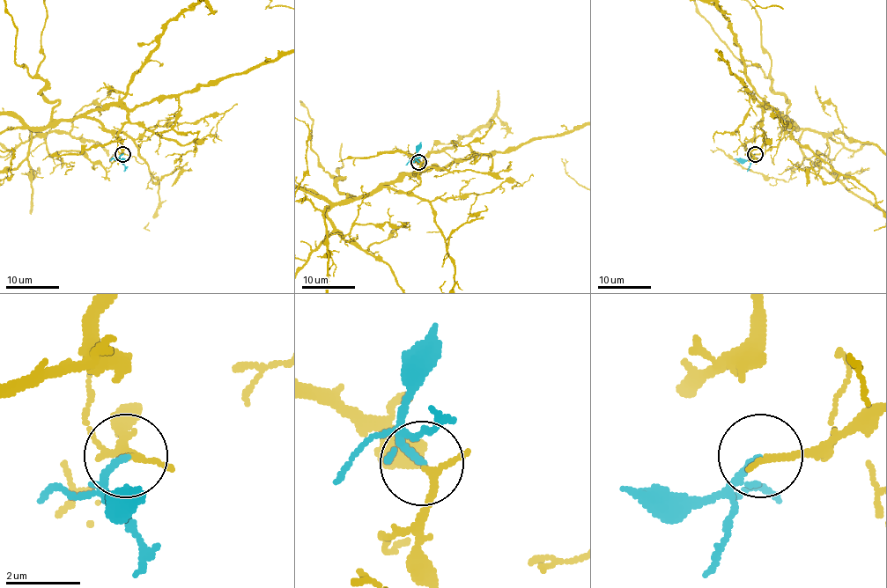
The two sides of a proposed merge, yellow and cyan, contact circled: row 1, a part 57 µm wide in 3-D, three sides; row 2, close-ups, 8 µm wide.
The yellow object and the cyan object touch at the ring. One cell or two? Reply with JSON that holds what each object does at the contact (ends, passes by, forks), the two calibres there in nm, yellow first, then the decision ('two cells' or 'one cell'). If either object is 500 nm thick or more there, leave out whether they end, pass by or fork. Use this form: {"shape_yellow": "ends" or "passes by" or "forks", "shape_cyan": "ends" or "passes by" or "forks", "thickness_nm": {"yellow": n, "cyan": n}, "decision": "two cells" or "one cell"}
{"shape_yellow": "passes by", "shape_cyan": "passes by", "thickness_nm": {"yellow": 150, "cyan": 130}, "decision": "one cell"}

